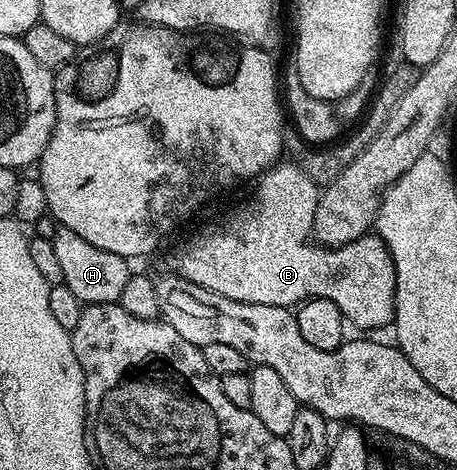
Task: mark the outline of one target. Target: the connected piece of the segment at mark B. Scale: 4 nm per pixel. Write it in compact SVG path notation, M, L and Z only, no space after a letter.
M279 161L277 164L265 170L257 179L258 191L251 196L247 202L239 204L235 210L230 210L215 226L210 226L207 230L202 230L199 234L194 234L178 251L174 254L170 266L175 275L184 280L188 280L192 284L196 284L200 288L208 288L208 292L220 292L220 296L228 296L228 300L240 300L244 304L272 304L273 306L284 306L287 308L297 307L306 301L307 298L323 298L324 300L332 300L332 304L336 304L336 308L340 308L342 317L346 319L351 327L359 326L359 331L374 332L370 330L378 330L381 326L389 327L394 320L394 267L387 254L385 246L377 237L367 236L358 238L355 242L349 242L346 246L335 246L327 248L321 244L313 244L314 246L305 246L302 243L302 226L306 228L313 227L314 217L316 216L316 204L318 203L318 195L320 188L303 172L301 166L293 161Z

